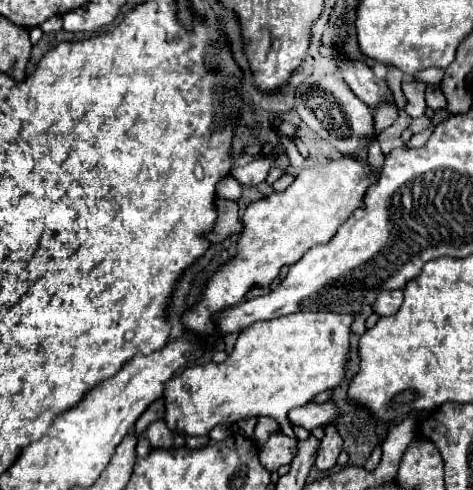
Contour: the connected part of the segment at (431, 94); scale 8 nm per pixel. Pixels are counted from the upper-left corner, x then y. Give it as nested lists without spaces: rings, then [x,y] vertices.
[[[428,87],[425,94],[426,107],[432,109],[432,111],[438,111],[446,107],[446,97],[444,93],[438,87]]]

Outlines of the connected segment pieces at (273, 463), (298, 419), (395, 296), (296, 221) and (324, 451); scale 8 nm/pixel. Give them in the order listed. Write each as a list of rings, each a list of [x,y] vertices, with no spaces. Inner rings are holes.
[[[276,433],[272,435],[266,445],[260,449],[258,457],[260,463],[266,471],[278,471],[278,467],[282,465],[290,465],[292,459],[296,457],[298,447],[296,447],[296,439],[284,435],[284,433]]]
[[[308,403],[304,407],[296,407],[288,413],[290,423],[302,425],[308,431],[316,427],[326,427],[330,421],[338,419],[342,413],[336,407],[336,403]]]
[[[394,289],[394,291],[382,291],[376,301],[372,303],[372,311],[380,317],[388,317],[392,313],[396,313],[402,305],[402,291]]]
[[[346,155],[320,167],[302,169],[286,191],[250,203],[244,213],[244,231],[240,233],[238,255],[212,275],[202,301],[184,315],[186,329],[200,335],[212,333],[214,313],[238,305],[254,285],[268,287],[270,281],[278,277],[282,265],[294,265],[314,245],[328,243],[352,211],[364,209],[364,195],[378,183],[378,179],[380,171],[374,171],[366,159]]]
[[[328,425],[324,429],[324,437],[320,441],[320,449],[318,449],[318,457],[316,457],[316,467],[320,471],[328,471],[334,467],[338,455],[342,451],[342,437],[338,433],[338,429],[334,425]]]

